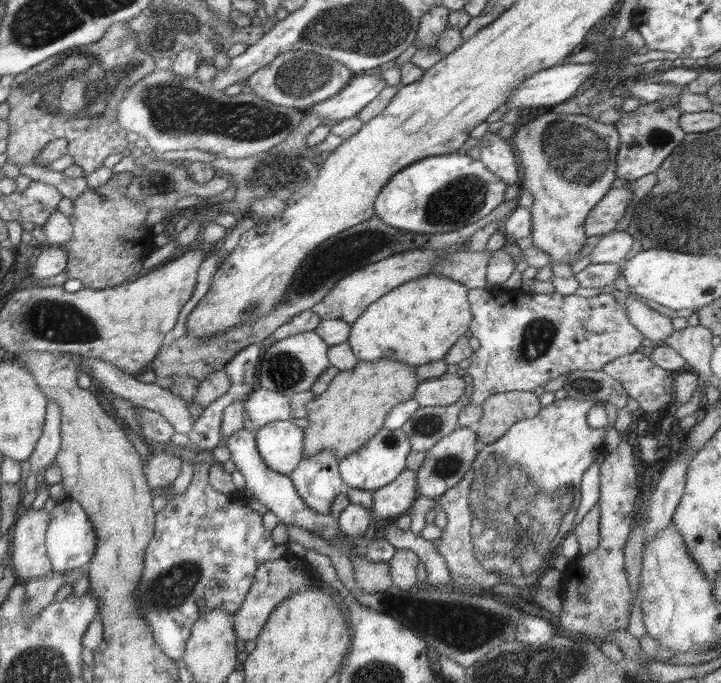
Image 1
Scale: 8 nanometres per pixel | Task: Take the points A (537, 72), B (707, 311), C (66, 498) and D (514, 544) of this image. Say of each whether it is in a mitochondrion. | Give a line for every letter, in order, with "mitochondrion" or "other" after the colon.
A: other
B: other
C: other
D: mitochondrion

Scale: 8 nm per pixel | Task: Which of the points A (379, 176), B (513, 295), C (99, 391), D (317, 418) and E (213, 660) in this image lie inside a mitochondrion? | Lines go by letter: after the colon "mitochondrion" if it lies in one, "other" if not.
A: other
B: other
C: other
D: other
E: other

